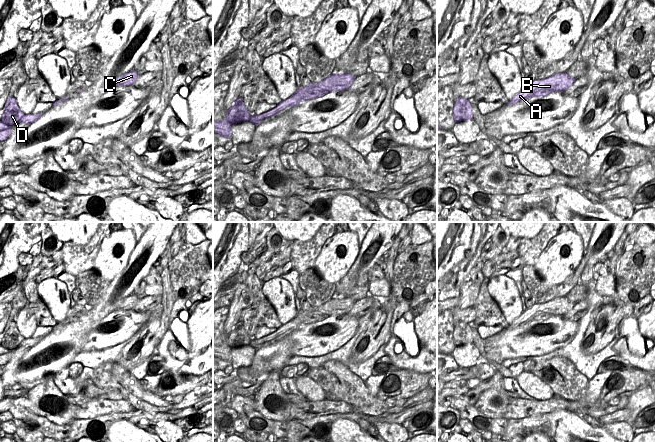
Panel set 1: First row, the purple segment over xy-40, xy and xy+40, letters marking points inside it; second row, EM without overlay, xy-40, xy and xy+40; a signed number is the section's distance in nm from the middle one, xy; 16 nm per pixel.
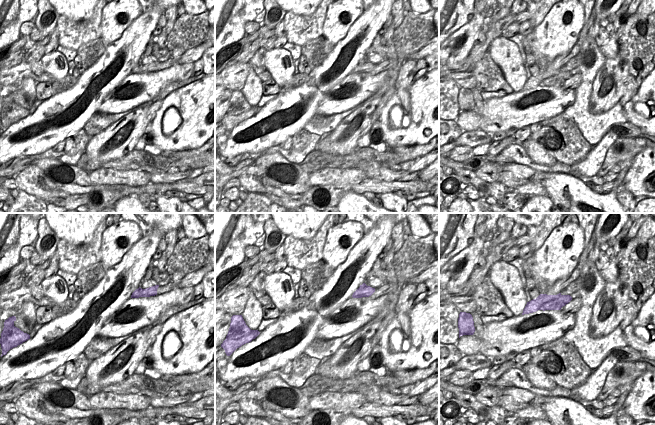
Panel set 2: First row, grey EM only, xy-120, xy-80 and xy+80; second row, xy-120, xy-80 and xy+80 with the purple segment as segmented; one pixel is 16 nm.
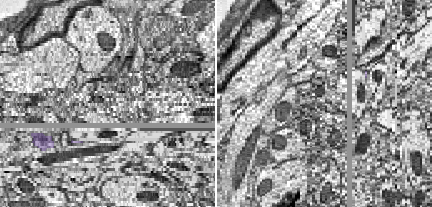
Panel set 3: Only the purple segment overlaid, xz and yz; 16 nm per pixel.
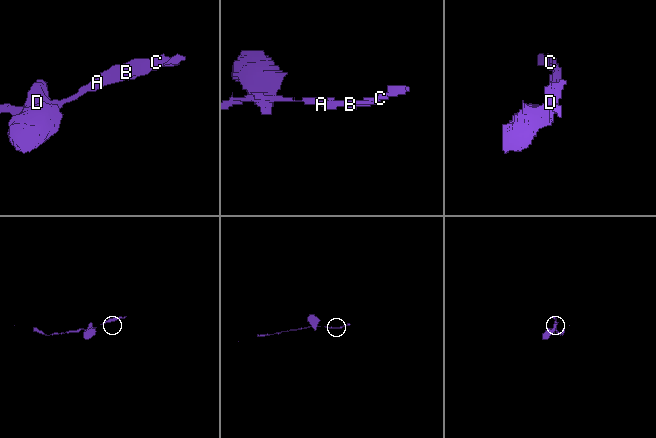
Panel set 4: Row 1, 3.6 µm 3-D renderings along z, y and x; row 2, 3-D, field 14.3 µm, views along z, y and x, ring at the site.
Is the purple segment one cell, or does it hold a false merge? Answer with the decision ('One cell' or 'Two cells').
One cell

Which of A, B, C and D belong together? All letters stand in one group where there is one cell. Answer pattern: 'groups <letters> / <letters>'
groups A B C D

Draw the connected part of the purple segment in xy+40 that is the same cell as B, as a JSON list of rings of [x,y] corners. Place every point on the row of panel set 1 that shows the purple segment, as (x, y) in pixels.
[[[557,73],[543,80],[535,80],[532,84],[523,87],[523,89],[505,105],[516,104],[532,97],[547,96],[556,91],[563,92],[570,88],[574,82],[575,79],[567,73]]]

